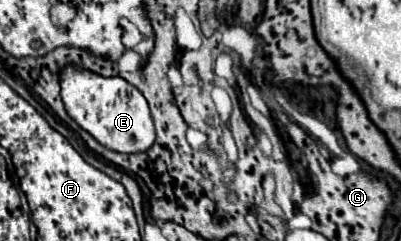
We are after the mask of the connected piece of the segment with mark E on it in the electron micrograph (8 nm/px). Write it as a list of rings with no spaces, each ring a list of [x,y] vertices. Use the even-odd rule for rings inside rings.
[[[68,65],[60,71],[60,97],[68,115],[98,143],[118,153],[142,153],[154,145],[156,133],[144,95],[122,77],[102,77]]]

